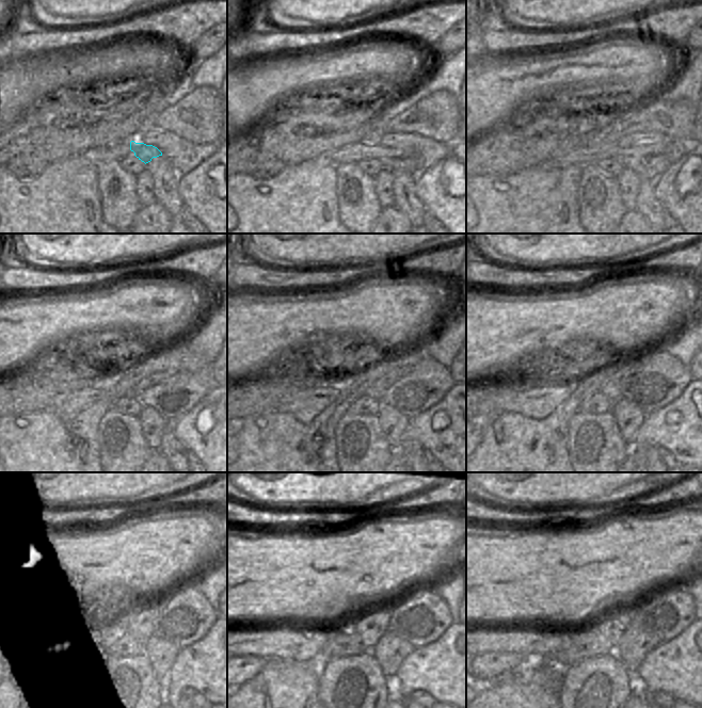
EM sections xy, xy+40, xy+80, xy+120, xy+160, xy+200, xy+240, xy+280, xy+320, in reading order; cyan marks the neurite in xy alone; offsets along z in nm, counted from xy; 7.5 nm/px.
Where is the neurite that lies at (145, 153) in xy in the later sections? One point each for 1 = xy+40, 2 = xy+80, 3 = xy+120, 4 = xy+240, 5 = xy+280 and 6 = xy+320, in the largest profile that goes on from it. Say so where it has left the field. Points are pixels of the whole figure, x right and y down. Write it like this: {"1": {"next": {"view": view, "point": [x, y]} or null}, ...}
{"1": {"next": {"view": "xy+40", "point": [409, 160]}}, "2": {"next": {"view": "xy+80", "point": [649, 161]}}, "3": {"next": {"view": "xy+120", "point": [174, 397]}}, "4": {"next": {"view": "xy+240", "point": [186, 616]}}, "5": {"next": {"view": "xy+280", "point": [421, 617]}}, "6": {"next": {"view": "xy+320", "point": [669, 612]}}}

